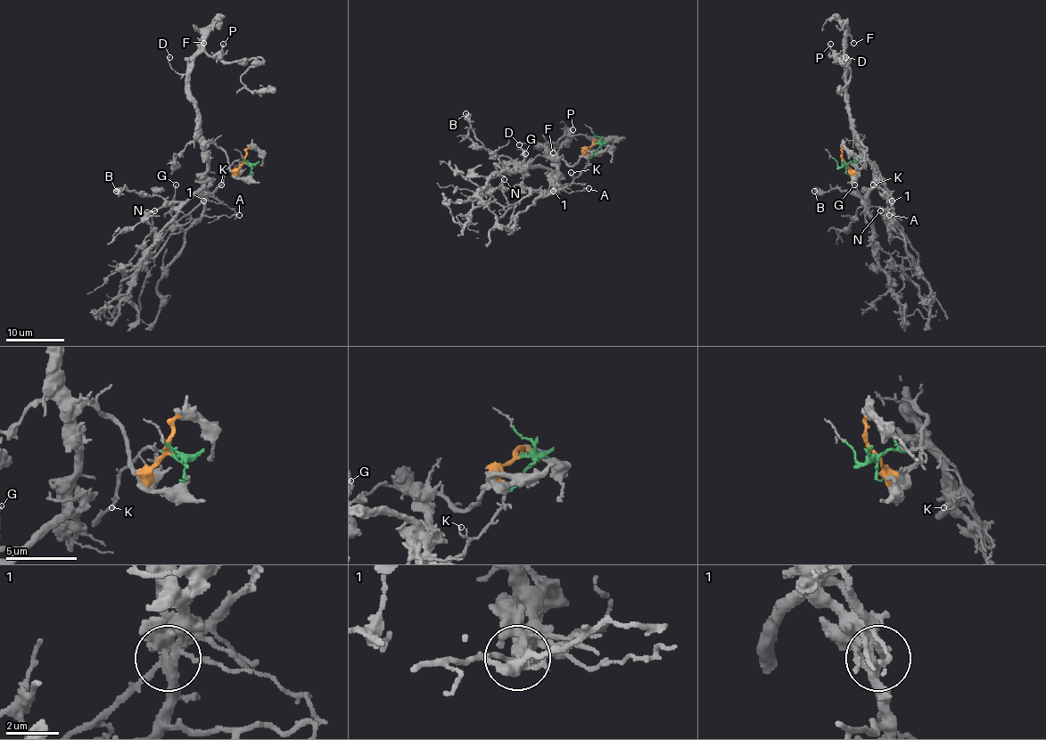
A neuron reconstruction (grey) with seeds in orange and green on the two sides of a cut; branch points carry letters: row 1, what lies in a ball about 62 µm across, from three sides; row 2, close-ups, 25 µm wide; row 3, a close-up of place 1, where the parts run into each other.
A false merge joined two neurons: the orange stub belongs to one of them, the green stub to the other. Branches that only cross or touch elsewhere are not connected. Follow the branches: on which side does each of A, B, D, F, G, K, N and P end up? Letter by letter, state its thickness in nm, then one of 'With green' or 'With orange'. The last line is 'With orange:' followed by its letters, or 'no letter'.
A: Thickness 90 nm. With green
B: Thickness 340 nm. With orange
D: Thickness 140 nm. With orange
F: Thickness 160 nm. With orange
G: Thickness 110 nm. With orange
K: Thickness 120 nm. With green
N: Thickness 110 nm. With green
P: Thickness 160 nm. With orange
With orange: B, D, F, G, P

